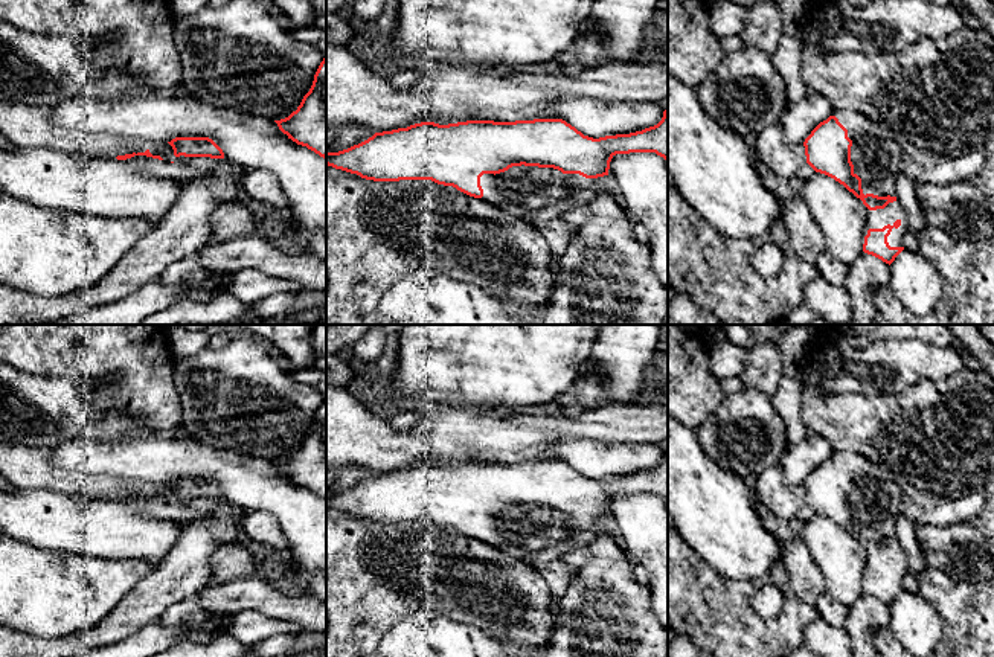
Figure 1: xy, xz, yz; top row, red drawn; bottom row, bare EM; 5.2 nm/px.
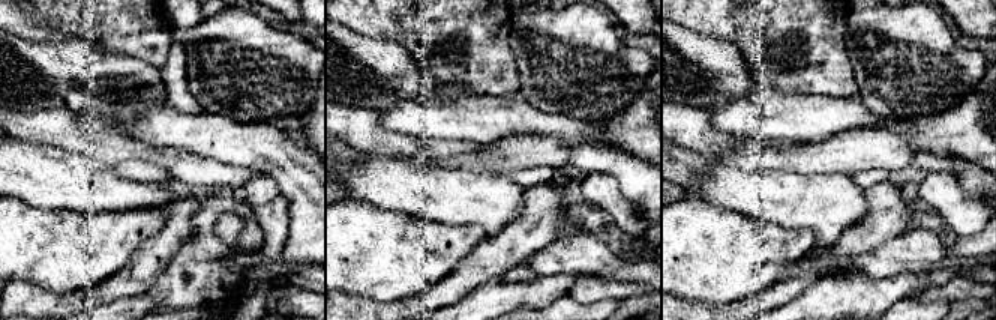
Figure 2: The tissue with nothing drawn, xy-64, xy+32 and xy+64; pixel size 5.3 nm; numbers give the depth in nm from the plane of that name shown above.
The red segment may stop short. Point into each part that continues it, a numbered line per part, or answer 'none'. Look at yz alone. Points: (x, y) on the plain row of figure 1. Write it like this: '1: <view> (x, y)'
1: yz (877, 503)

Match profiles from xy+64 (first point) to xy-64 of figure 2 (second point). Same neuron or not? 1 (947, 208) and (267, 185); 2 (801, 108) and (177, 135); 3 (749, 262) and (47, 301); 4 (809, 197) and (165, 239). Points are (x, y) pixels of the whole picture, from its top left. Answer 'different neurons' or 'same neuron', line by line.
1: same neuron
2: same neuron
3: different neurons
4: different neurons

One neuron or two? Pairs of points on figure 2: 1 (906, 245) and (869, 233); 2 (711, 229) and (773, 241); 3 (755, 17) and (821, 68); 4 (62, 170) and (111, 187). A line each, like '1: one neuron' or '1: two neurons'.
1: two neurons
2: one neuron
3: one neuron
4: one neuron

